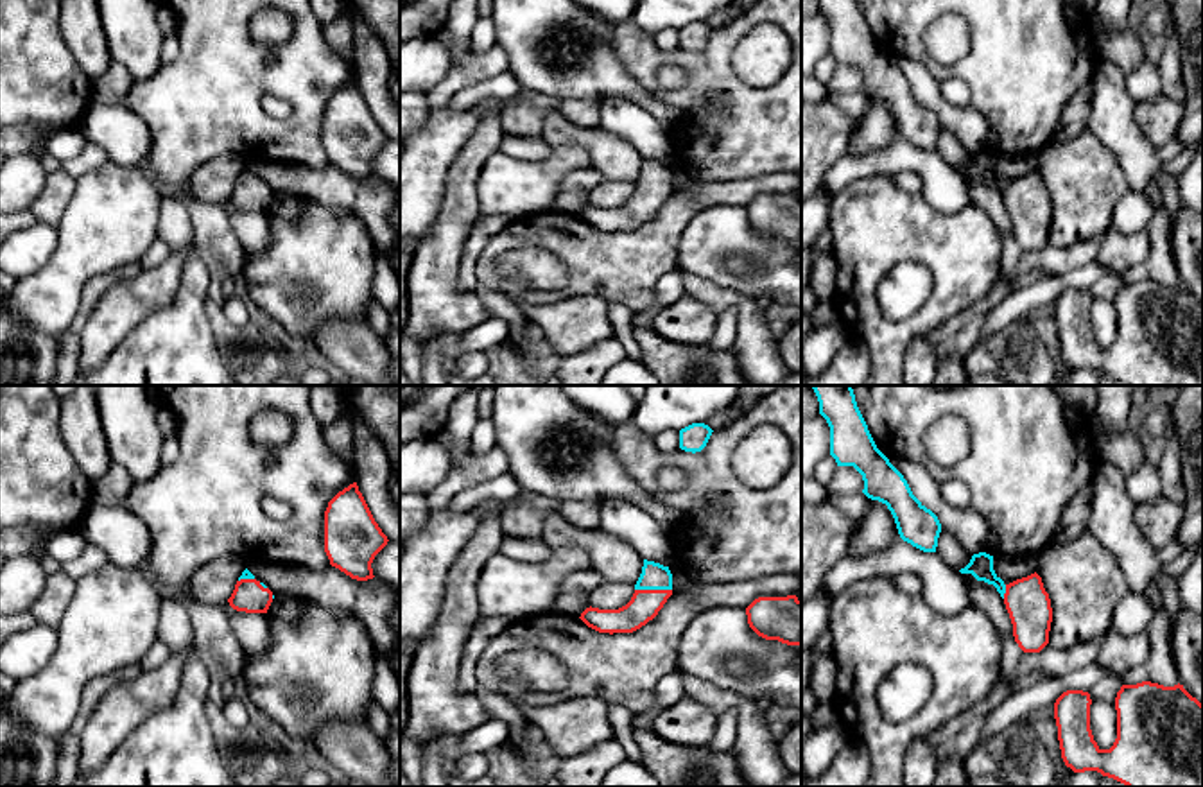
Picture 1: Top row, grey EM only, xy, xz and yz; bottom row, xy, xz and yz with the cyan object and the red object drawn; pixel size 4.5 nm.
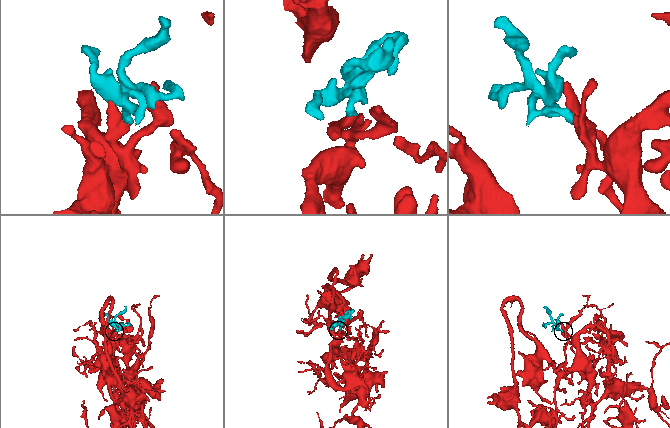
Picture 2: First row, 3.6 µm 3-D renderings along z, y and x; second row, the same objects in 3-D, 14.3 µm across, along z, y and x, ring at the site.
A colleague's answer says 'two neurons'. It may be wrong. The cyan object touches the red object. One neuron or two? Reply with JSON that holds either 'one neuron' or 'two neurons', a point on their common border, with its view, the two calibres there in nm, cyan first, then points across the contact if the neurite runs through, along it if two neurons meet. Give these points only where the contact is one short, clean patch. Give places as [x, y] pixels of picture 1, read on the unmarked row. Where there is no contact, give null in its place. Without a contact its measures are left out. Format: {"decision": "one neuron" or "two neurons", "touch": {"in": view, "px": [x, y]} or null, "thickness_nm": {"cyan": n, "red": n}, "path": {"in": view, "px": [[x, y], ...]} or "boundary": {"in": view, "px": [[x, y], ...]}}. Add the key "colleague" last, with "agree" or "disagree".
{"decision": "one neuron", "touch": {"in": "xz", "px": [653, 187]}, "thickness_nm": {"cyan": 120, "red": 140}, "colleague": "disagree"}

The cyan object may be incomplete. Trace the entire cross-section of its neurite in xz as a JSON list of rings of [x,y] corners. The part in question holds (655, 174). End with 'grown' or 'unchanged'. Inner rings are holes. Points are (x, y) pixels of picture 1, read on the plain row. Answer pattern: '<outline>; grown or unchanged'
[[[644,158],[631,199],[619,208],[586,206],[581,219],[599,231],[633,231],[653,219],[672,194],[669,165]]]; grown

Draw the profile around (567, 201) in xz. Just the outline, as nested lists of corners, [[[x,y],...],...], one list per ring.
[[[561,190],[556,195],[550,210],[559,212],[559,213],[581,215],[581,212],[586,206],[590,206],[590,203],[588,203],[588,192]]]

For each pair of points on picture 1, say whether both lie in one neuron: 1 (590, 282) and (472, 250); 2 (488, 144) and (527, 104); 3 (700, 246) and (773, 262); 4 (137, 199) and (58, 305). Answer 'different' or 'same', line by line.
1: different
2: different
3: same
4: same

